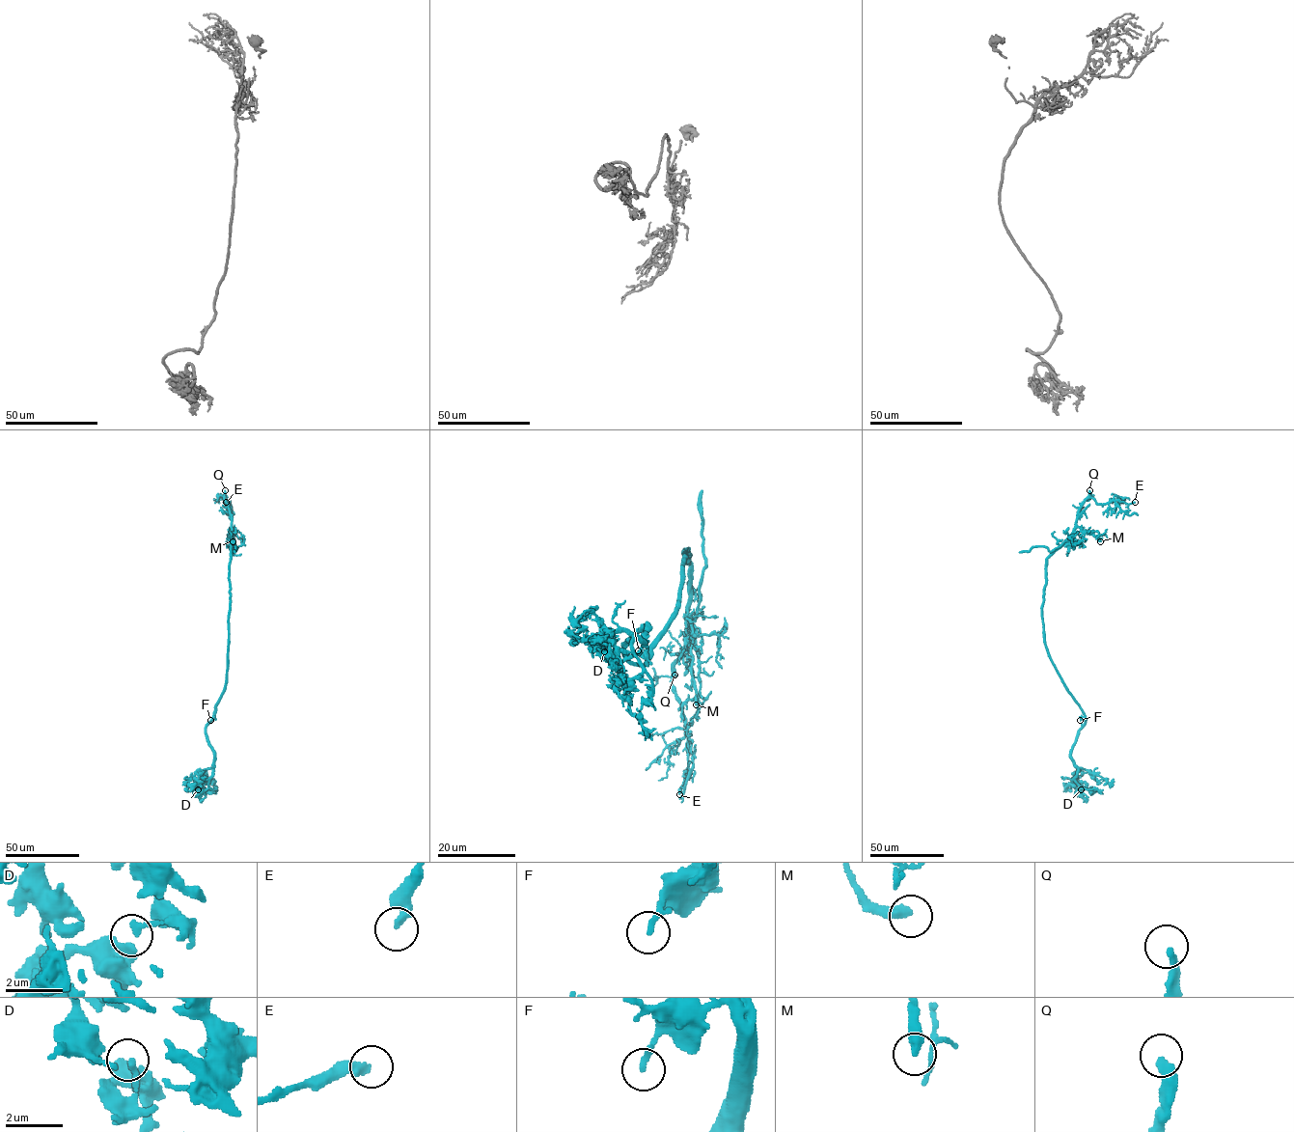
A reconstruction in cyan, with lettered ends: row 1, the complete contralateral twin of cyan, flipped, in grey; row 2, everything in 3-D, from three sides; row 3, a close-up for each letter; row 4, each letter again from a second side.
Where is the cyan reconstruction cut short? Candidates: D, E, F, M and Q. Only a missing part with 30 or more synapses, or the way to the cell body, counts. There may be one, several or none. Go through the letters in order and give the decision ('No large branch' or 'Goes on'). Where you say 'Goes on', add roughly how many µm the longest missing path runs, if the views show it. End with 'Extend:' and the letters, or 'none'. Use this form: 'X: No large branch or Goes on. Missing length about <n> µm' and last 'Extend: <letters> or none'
D: No large branch
E: Goes on. Missing length about 15 µm
F: No large branch
M: No large branch
Q: Goes on. Missing length about 60 µm
Extend: E, Q

